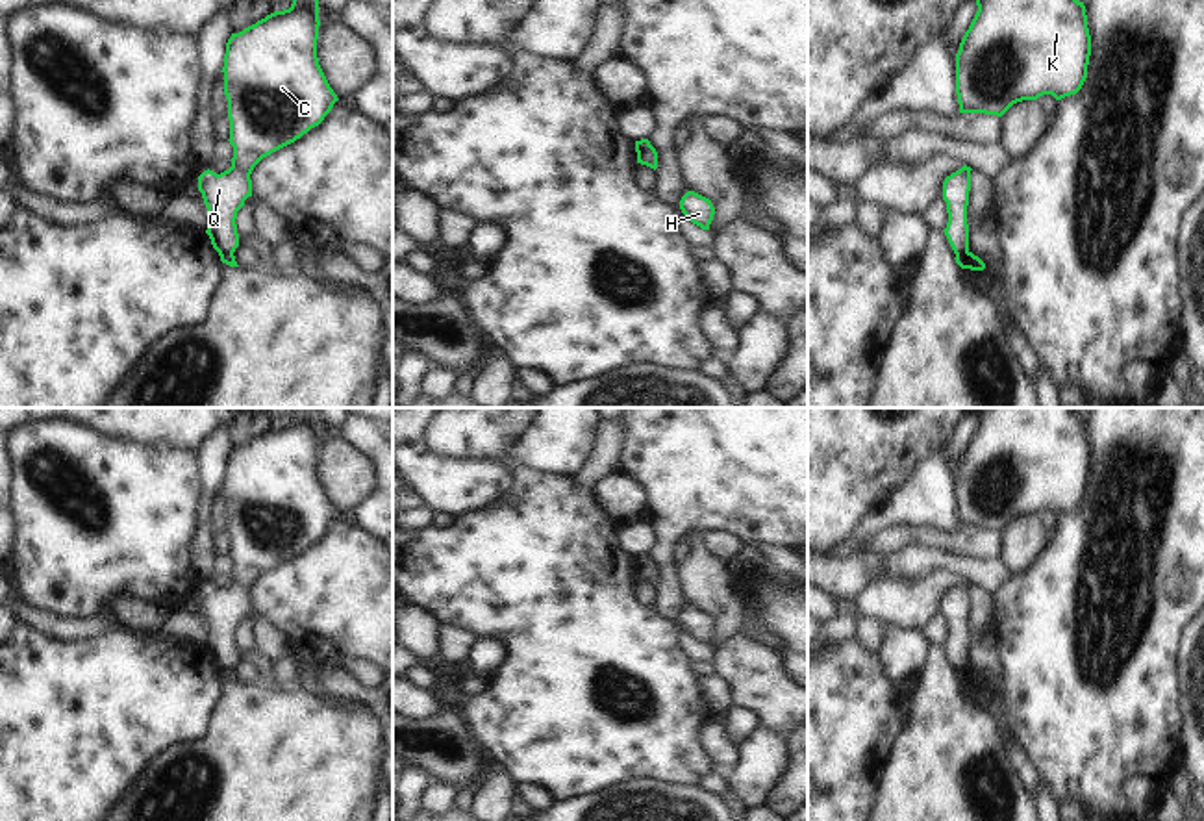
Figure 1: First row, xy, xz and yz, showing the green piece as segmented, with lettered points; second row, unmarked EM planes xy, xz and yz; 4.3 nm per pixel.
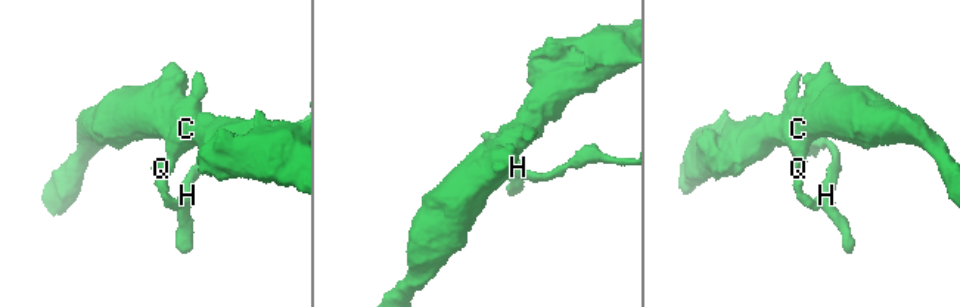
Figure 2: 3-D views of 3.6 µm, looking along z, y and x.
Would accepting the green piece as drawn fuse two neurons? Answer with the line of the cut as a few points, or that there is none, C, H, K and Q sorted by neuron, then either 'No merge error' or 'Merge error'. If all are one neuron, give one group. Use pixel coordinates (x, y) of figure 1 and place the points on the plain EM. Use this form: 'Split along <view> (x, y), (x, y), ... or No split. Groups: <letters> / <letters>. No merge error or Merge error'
Split along yz (967, 666), (956, 671). Groups: C K Q / H. Merge error

